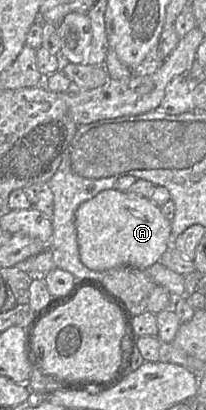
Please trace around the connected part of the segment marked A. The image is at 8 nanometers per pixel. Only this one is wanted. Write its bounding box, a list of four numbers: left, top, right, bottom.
[75,188,171,272]

